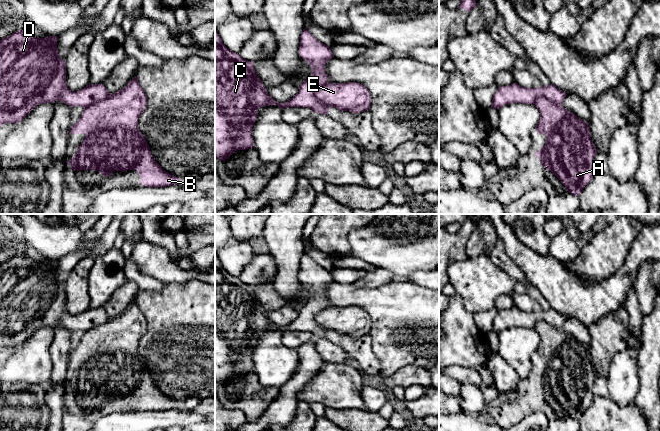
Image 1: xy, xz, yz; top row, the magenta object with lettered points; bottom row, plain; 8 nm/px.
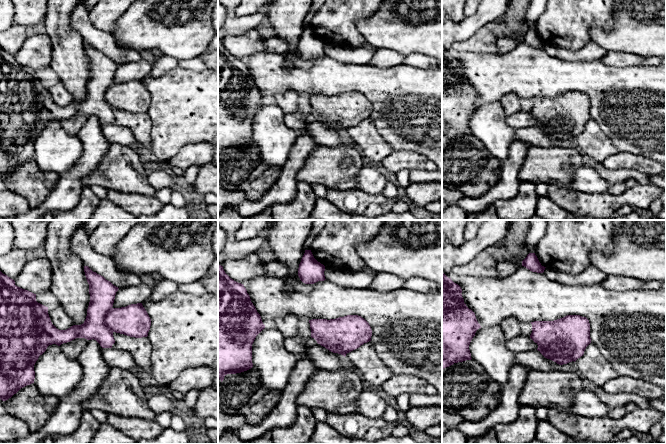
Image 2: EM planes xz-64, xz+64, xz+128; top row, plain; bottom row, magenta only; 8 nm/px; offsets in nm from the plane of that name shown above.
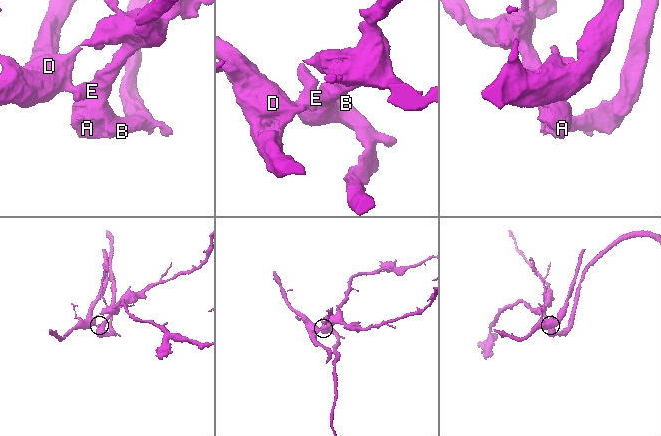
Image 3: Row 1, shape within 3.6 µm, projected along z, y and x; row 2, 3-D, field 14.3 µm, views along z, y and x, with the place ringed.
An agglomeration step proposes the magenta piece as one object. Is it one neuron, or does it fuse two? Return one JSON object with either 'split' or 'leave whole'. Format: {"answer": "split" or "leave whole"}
{"answer": "split"}

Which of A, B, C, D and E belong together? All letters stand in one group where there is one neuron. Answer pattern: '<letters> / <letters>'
A B E / C D

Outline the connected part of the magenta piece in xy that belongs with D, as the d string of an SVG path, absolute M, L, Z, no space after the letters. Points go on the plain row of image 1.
M24 254L0 264L0 350L21 346L37 329L61 325L70 331L87 331L109 320L102 308L89 308L74 316L66 307L66 285L58 278L57 260L36 262Z

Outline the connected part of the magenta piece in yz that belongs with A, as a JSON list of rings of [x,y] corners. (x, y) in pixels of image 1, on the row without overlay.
[[[545,321],[535,326],[540,336],[537,358],[546,360],[545,370],[534,377],[573,419],[580,420],[594,399],[597,377],[589,348]]]

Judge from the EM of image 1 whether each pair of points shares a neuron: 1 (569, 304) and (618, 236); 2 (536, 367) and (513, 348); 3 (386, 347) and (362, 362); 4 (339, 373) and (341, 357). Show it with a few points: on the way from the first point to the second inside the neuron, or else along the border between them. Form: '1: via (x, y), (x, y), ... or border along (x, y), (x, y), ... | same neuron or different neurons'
1: border along (567, 267), (591, 282), (600, 282), (610, 277) | different neurons
2: border along (534, 351), (531, 355), (529, 374), (519, 378) | different neurons
3: border along (369, 334), (371, 349), (380, 363), (380, 374) | different neurons
4: border along (350, 361), (325, 363) | different neurons

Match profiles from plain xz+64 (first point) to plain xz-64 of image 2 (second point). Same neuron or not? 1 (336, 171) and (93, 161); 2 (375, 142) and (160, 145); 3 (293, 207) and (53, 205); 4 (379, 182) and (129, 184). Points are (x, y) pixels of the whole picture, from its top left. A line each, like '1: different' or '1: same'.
1: different
2: different
3: different
4: different

